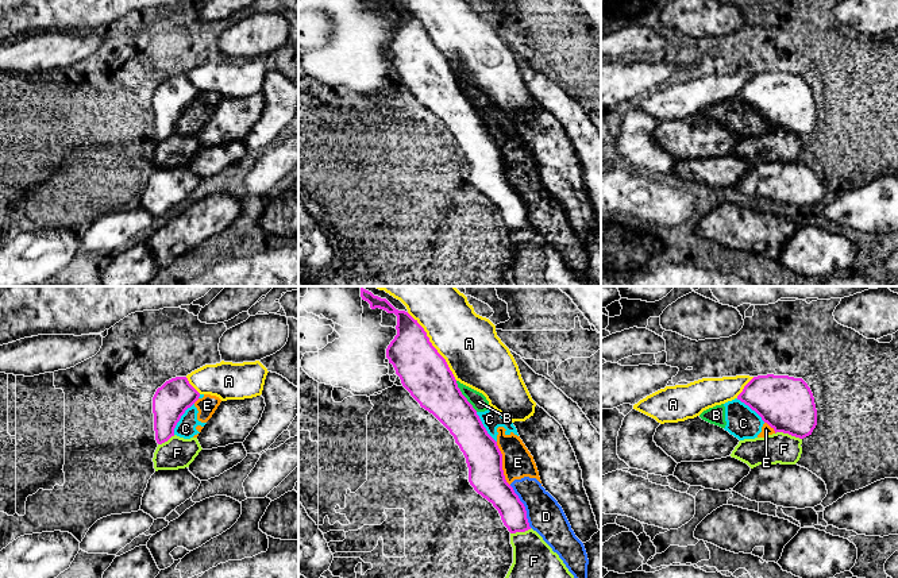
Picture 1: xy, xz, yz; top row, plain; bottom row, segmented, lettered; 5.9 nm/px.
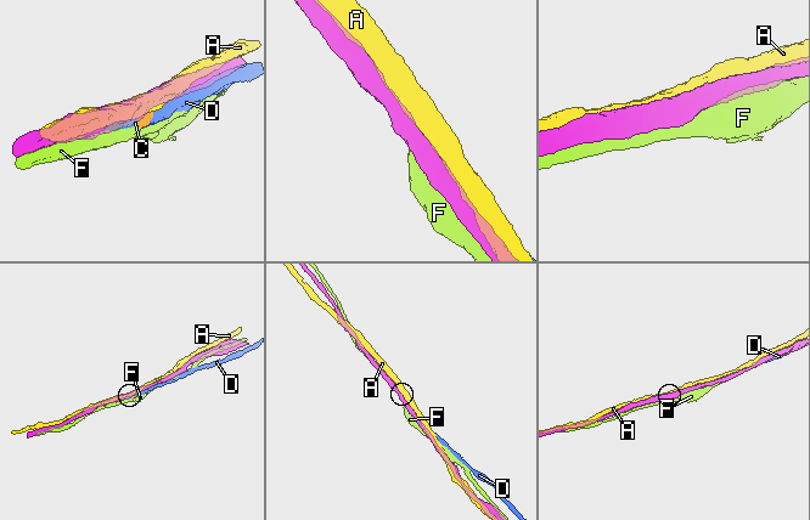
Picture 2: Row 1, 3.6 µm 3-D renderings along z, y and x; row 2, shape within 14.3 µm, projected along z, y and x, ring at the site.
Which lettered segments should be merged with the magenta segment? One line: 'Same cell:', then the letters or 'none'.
Same cell: none

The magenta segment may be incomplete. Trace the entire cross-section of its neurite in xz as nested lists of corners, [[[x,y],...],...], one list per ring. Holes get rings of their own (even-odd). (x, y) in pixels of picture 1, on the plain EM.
[[[390,0],[369,1],[371,7],[379,5],[397,14],[397,32],[386,46],[386,55],[411,93],[454,134],[466,155],[470,182],[493,201],[510,231],[531,227],[524,201],[505,177],[497,139],[462,92],[424,26]]]

